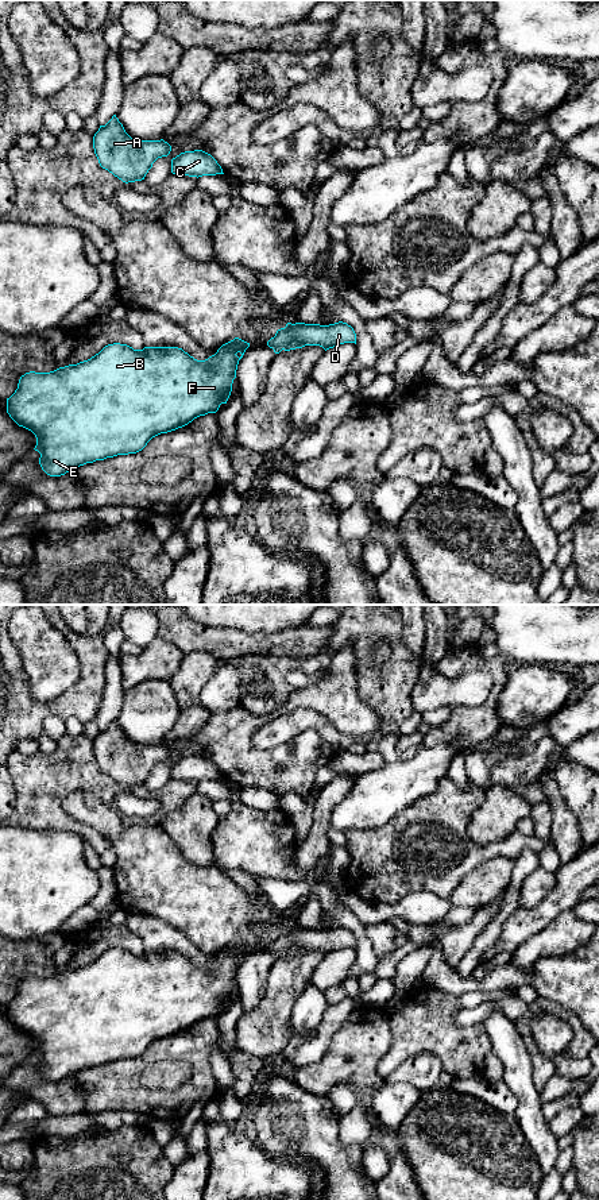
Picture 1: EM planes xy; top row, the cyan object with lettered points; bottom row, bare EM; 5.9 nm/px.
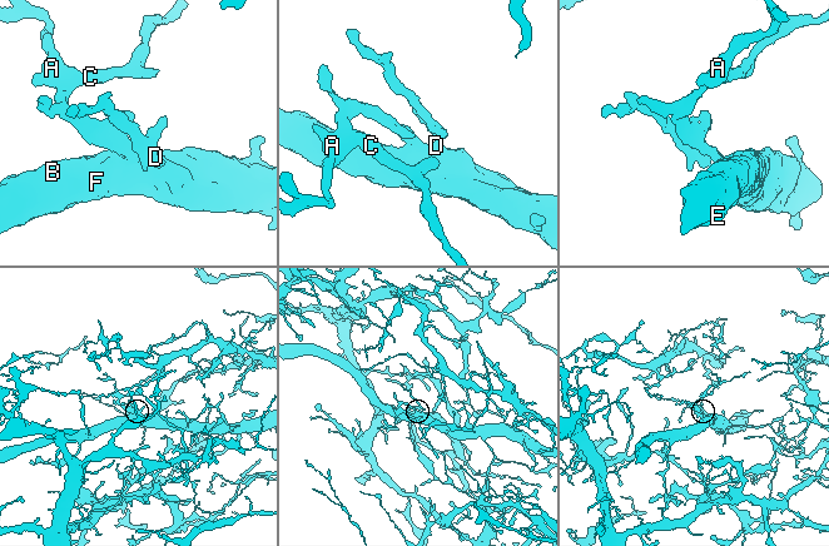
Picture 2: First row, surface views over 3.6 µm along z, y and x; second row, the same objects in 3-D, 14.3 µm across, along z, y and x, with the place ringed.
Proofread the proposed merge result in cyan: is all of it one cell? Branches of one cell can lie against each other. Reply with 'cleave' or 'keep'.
keep

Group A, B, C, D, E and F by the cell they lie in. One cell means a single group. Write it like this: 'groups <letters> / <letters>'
groups A B C D E F

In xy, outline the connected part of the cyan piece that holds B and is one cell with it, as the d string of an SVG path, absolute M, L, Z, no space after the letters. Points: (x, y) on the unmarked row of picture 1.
M235 942L223 949L215 960L197 965L178 952L134 954L127 949L108 949L90 964L77 969L22 980L18 993L7 1003L7 1018L19 1031L35 1039L34 1054L40 1058L42 1074L50 1081L61 1081L86 1068L136 1058L152 1042L182 1033L200 1020L216 1018L231 1000L239 965L248 952L250 948Z

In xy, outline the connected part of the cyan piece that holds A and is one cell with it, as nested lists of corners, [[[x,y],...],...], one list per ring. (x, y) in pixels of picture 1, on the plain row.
[[[116,719],[105,730],[100,730],[93,741],[93,753],[100,771],[125,788],[144,784],[152,768],[171,756],[171,751],[163,744],[131,742]]]

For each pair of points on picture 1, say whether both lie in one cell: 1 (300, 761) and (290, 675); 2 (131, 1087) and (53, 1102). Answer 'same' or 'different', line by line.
1: different
2: different

